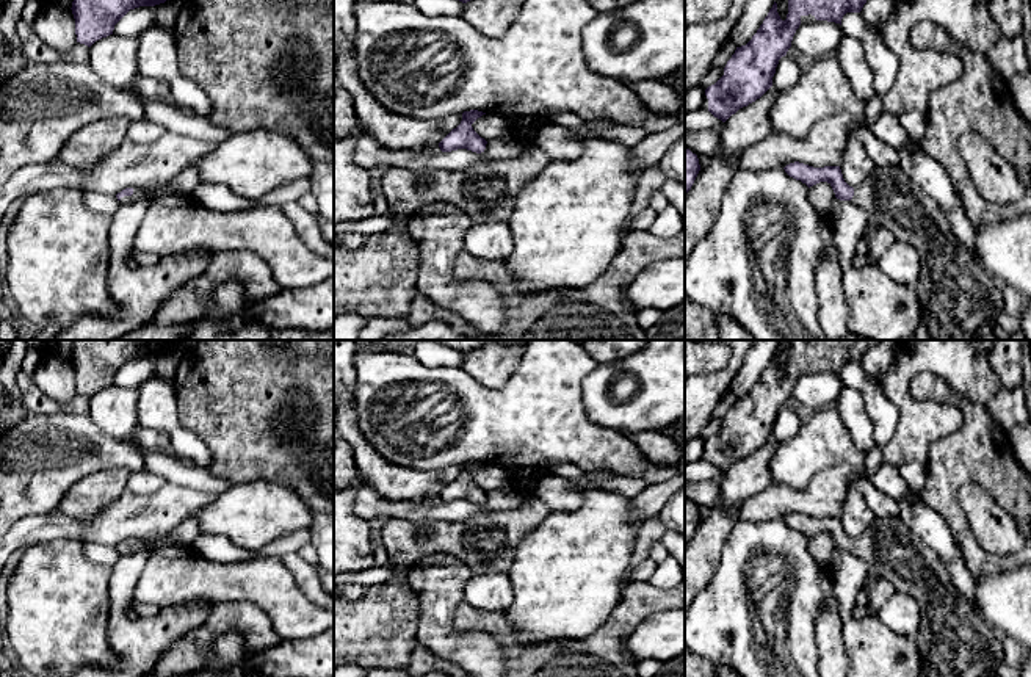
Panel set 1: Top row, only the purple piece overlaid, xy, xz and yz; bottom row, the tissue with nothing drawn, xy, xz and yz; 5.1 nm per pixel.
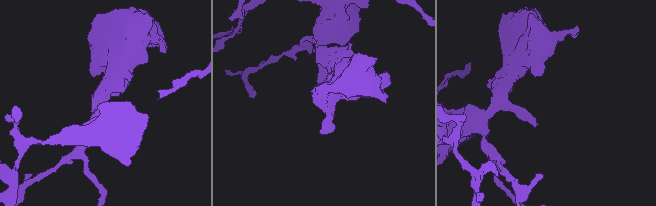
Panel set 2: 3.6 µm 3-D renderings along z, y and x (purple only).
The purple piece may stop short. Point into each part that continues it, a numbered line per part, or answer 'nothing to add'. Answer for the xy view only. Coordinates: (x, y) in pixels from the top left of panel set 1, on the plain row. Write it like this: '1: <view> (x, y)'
1: xy (137, 546)

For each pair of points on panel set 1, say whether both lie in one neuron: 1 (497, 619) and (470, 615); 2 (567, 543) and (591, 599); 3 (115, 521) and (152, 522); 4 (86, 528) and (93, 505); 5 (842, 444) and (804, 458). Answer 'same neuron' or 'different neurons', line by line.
1: same neuron
2: same neuron
3: same neuron
4: different neurons
5: same neuron

